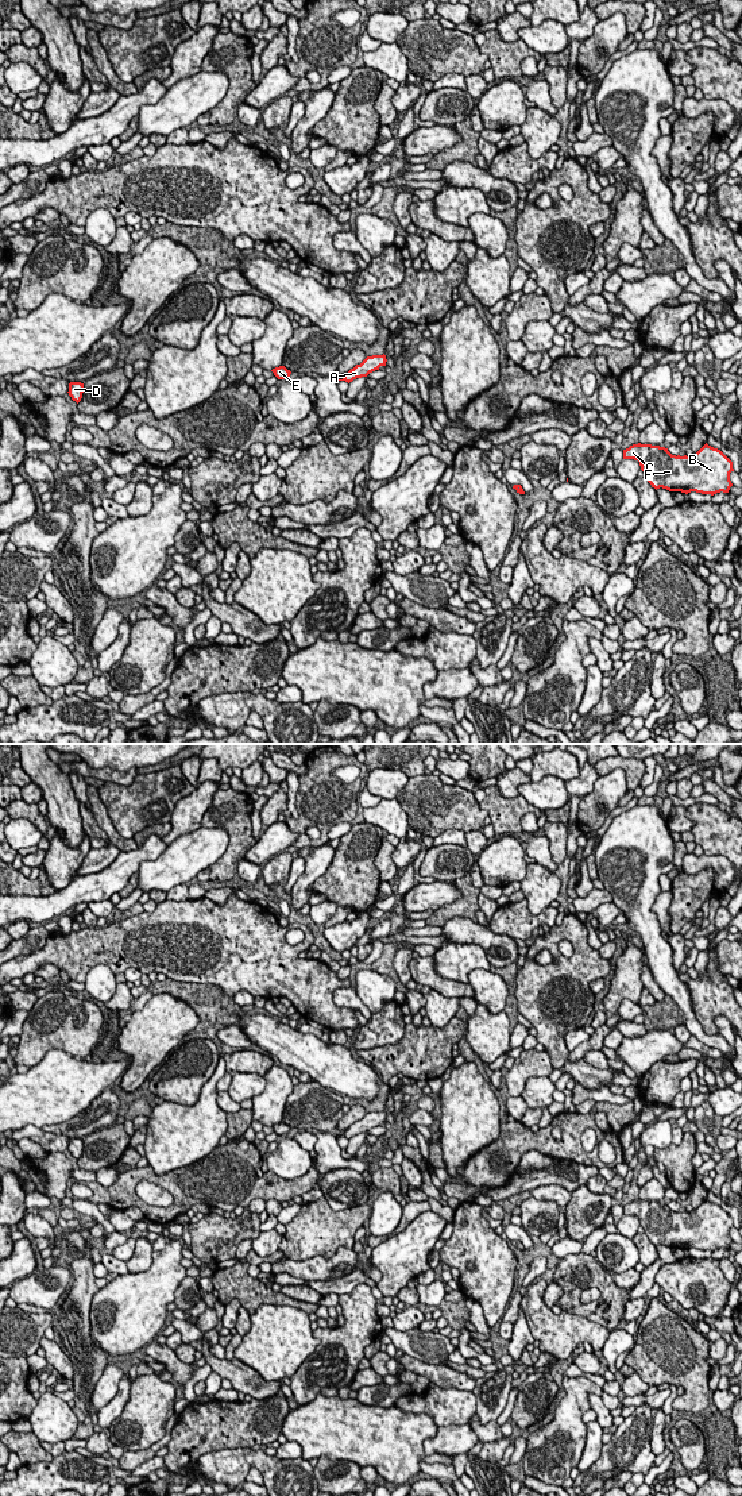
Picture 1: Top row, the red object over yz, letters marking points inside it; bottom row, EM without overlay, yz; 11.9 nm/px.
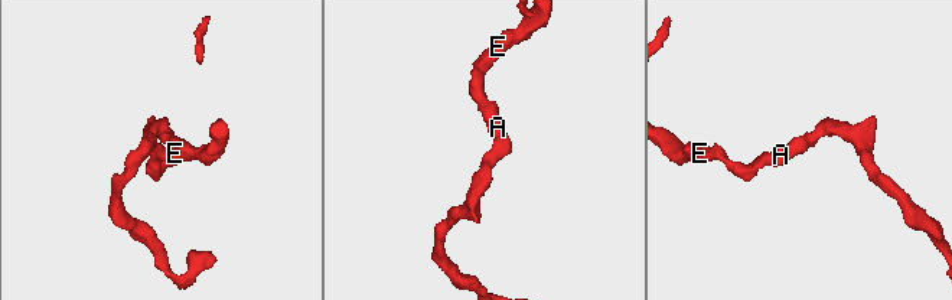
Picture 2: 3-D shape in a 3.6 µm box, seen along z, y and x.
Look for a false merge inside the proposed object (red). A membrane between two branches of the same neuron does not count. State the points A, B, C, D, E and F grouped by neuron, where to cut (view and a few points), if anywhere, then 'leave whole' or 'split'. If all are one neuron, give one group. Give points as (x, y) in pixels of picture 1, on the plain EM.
A B C D E F | no cut | leave whole

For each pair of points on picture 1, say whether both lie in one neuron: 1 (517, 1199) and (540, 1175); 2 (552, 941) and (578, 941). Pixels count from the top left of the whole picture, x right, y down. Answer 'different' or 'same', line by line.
1: different
2: same

